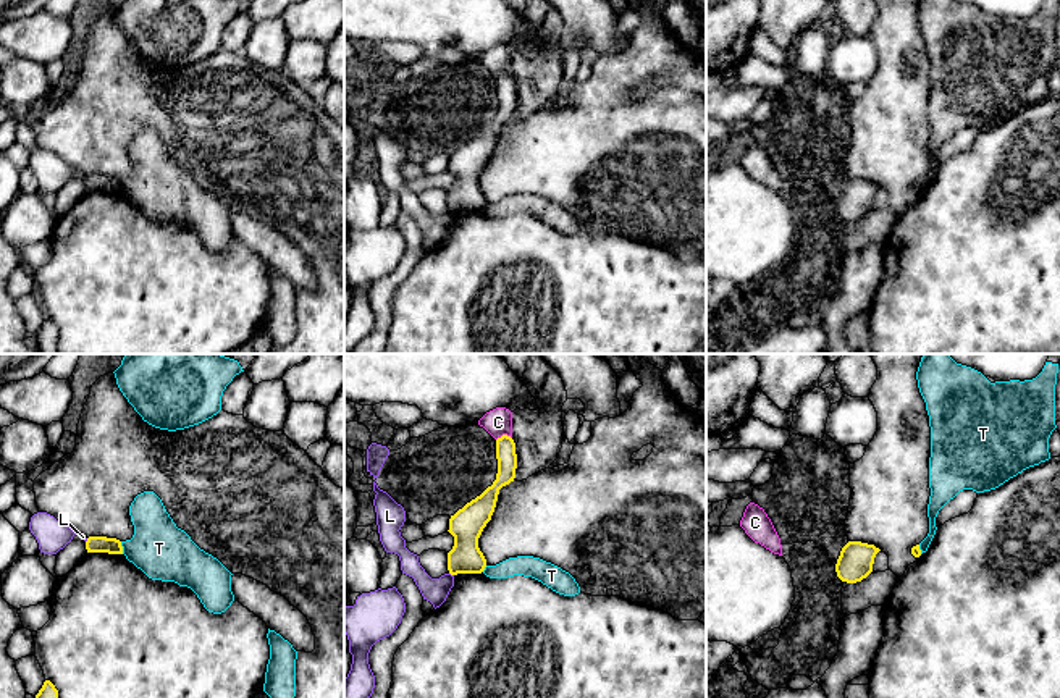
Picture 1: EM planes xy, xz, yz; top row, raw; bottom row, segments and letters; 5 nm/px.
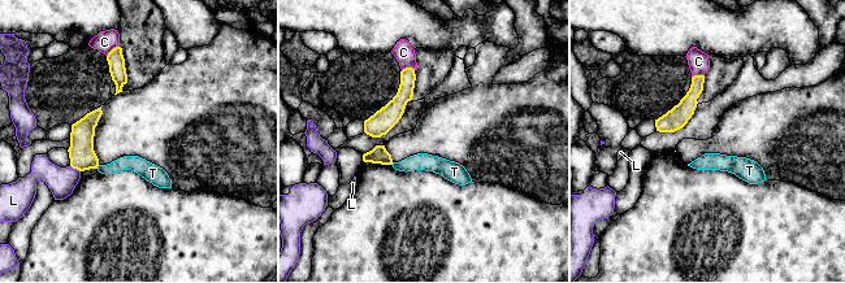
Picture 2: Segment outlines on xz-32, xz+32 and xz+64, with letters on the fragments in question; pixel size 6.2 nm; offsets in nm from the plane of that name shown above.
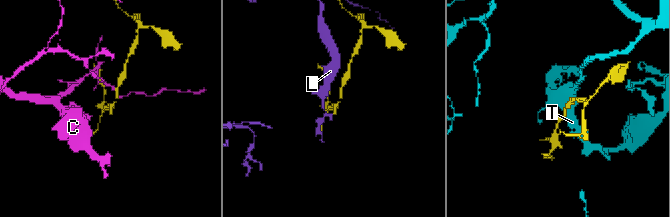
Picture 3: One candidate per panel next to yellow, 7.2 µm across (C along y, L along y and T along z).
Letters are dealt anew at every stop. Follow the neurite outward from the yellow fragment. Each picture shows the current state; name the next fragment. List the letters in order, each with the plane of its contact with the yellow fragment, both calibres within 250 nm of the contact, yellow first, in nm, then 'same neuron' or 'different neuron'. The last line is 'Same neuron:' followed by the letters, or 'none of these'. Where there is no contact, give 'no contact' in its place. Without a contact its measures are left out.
C: xz | 100/140 nm | different neuron
L: xz | 160/130 nm | different neuron
T: xy | 80/280 nm | different neuron
Same neuron: none of these

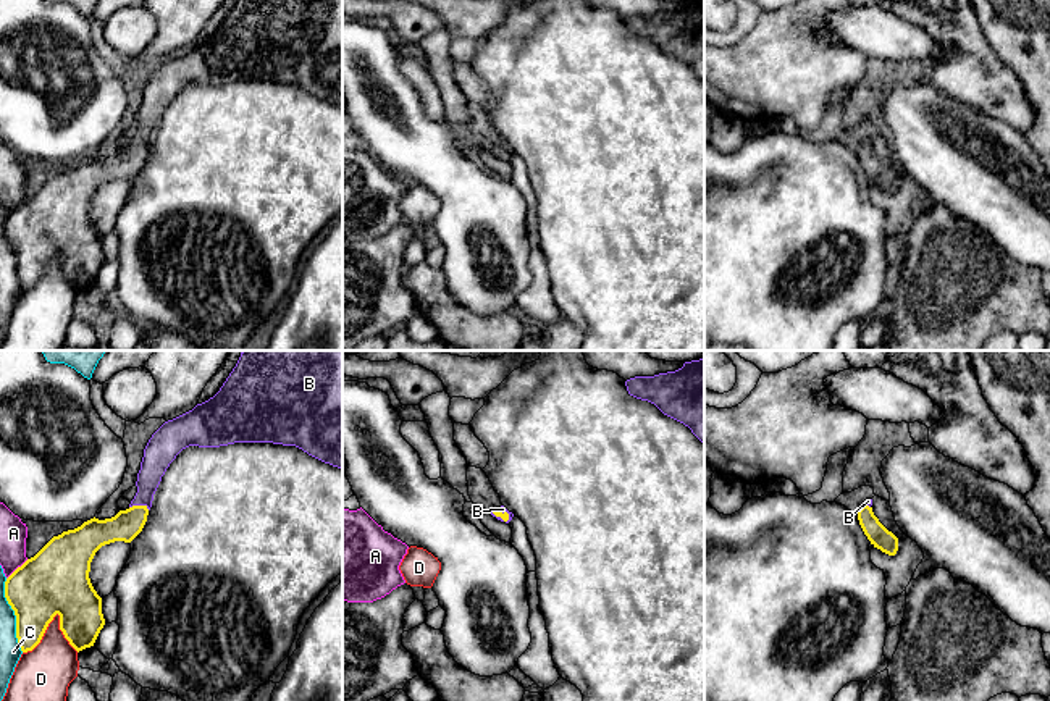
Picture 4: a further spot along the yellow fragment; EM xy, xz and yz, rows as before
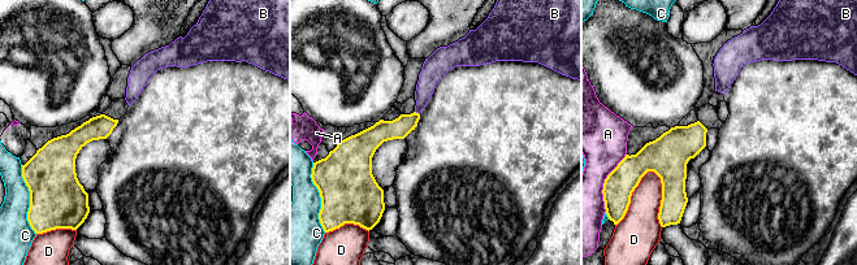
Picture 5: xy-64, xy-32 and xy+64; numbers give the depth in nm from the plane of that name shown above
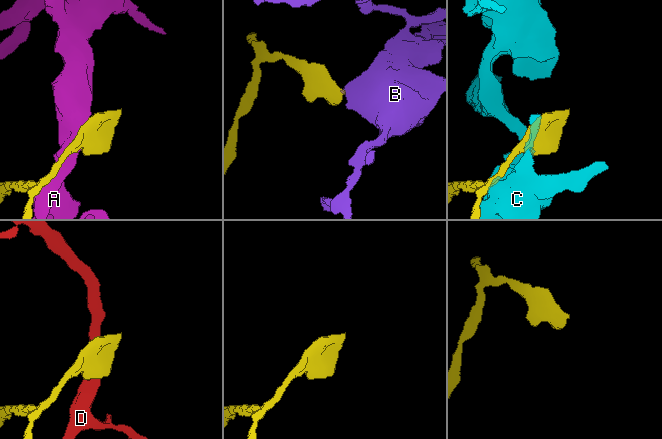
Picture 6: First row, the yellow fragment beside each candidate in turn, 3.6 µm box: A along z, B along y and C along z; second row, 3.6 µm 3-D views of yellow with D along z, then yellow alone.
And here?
A: xy | 320/140 nm | different neuron
B: xy | 150/140 nm | same neuron
C: xy | 320/110 nm | different neuron
D: xy | 320/240 nm | different neuron
Same neuron: B

